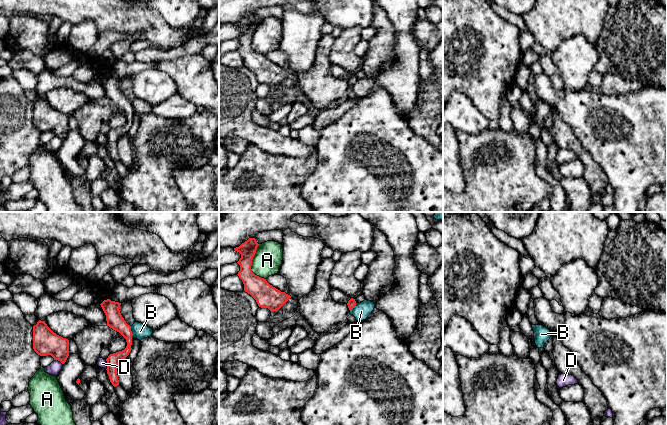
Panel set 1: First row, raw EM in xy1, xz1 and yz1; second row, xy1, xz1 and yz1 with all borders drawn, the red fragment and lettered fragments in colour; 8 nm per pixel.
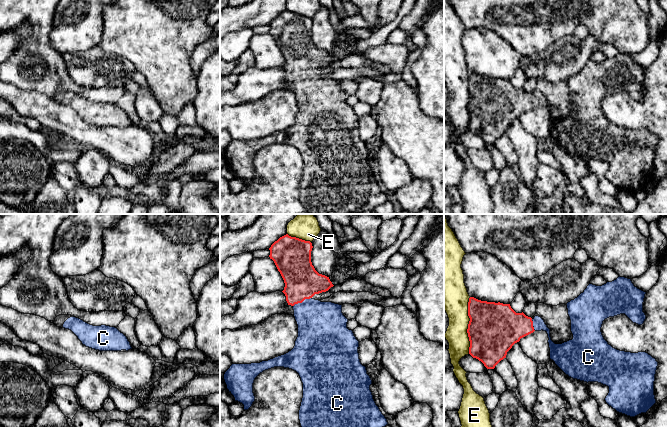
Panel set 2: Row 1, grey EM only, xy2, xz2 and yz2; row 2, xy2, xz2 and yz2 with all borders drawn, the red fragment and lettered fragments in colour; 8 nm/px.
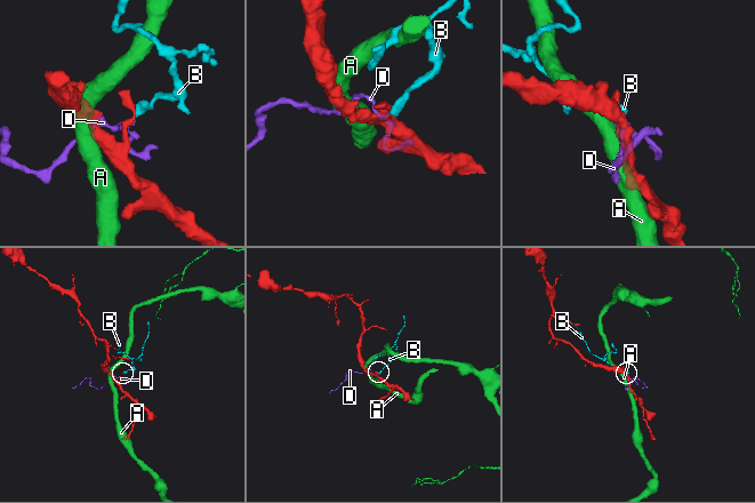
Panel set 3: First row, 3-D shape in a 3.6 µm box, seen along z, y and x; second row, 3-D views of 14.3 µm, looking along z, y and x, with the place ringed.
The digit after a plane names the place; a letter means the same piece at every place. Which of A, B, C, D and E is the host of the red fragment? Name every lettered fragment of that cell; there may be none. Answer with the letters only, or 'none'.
C

